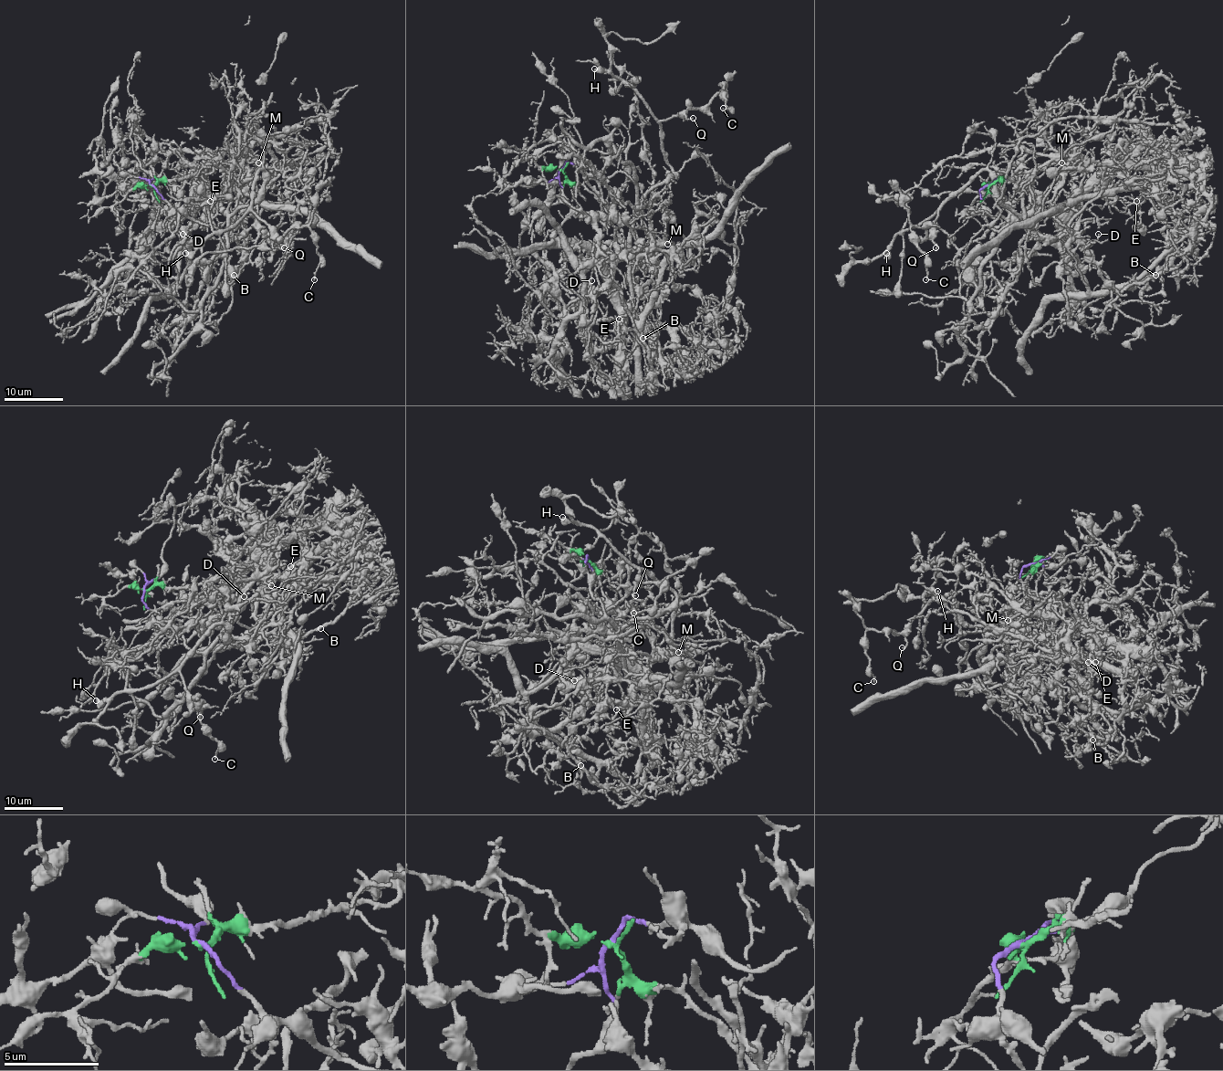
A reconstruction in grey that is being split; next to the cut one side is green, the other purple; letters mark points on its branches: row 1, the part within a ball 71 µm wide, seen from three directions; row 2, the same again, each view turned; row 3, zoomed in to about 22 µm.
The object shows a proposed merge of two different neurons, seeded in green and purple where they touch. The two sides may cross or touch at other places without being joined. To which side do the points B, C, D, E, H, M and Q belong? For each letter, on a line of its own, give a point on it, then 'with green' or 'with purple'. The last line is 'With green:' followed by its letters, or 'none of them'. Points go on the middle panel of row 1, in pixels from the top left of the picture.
B: (642, 338) | with green
C: (723, 108) | with purple
D: (591, 280) | with green
E: (619, 319) | with green
H: (594, 68) | with purple
M: (667, 244) | with green
Q: (693, 118) | with purple
With green: B, D, E, M

